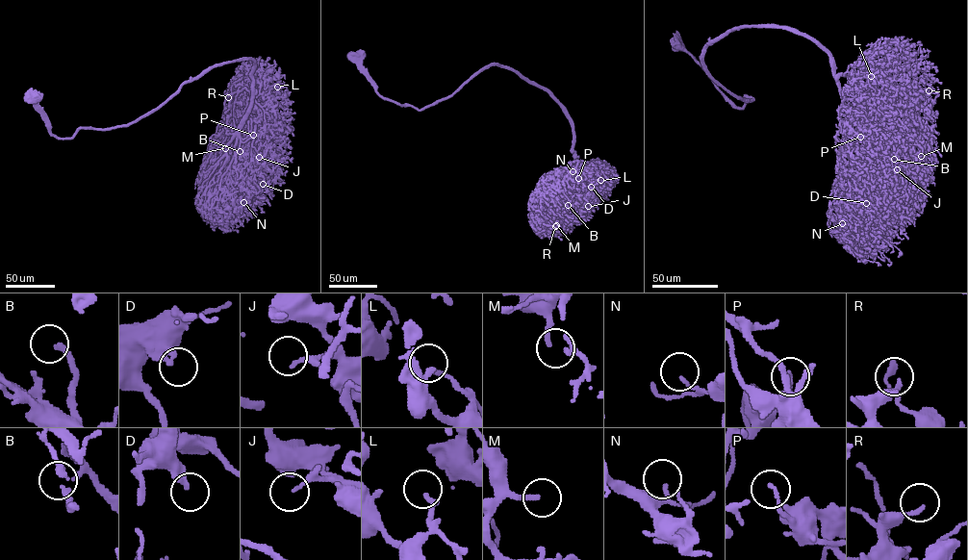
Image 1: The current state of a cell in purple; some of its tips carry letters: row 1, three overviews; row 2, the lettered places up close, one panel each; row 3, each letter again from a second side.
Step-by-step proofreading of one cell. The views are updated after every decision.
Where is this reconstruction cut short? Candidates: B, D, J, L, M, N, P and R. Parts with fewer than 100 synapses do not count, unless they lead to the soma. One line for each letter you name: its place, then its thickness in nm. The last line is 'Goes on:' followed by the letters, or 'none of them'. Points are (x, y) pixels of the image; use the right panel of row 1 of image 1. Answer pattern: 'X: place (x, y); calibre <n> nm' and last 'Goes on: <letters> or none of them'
B: place (894, 159); calibre 240 nm
M: place (921, 156); calibre 180 nm
Goes on: B, M

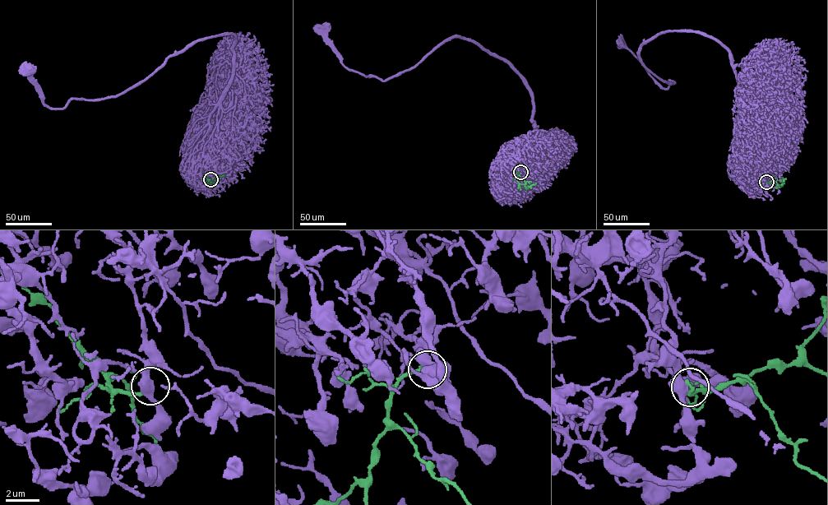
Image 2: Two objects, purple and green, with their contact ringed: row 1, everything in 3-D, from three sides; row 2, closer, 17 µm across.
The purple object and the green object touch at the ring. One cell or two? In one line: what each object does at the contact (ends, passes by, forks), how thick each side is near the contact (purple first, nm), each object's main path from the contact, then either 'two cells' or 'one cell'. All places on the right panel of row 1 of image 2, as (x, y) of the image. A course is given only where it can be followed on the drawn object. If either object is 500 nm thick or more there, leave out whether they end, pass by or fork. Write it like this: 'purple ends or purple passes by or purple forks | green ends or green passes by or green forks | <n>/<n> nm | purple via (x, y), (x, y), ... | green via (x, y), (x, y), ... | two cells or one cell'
purple passes by | green ends | 480/220 nm | purple via (766, 182), (751, 104), (718, 40), (673, 30), (643, 44), (639, 57), (674, 82), (666, 89), (621, 44) | green via (766, 182), (773, 181), (779, 185), (783, 181), (779, 180) | two cells

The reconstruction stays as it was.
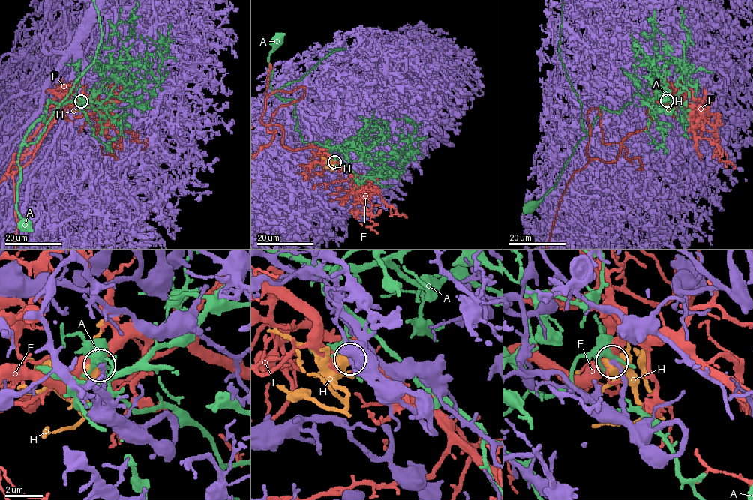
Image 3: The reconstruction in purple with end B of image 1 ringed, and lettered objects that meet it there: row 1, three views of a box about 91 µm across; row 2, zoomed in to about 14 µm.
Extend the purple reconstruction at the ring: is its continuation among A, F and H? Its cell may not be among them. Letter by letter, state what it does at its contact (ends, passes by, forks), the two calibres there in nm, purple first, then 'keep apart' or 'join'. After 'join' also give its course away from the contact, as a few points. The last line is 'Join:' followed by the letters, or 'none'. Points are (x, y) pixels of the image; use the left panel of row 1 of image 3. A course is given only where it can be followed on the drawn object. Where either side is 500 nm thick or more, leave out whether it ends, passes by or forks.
A: it ends there; 280 nm thick on the purple side, 480 nm on the other; keep apart
F: it passes by; 280 nm thick on the purple side, 440 nm on the other; keep apart
H: 280 nm thick on the purple side, 600 nm on the other; keep apart
Join: none

